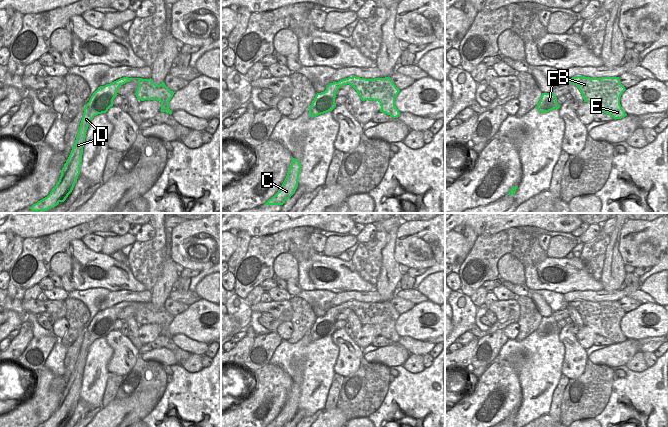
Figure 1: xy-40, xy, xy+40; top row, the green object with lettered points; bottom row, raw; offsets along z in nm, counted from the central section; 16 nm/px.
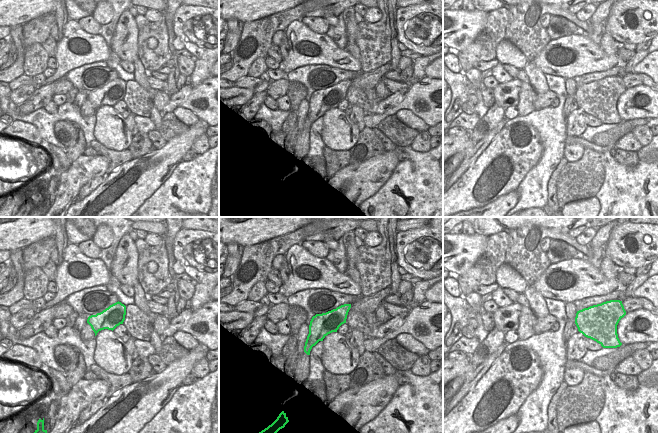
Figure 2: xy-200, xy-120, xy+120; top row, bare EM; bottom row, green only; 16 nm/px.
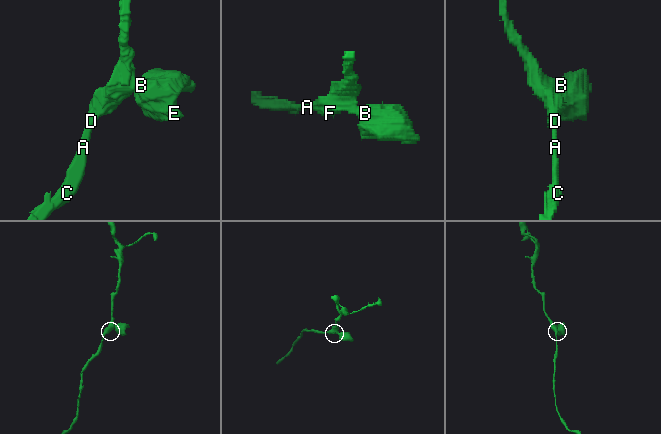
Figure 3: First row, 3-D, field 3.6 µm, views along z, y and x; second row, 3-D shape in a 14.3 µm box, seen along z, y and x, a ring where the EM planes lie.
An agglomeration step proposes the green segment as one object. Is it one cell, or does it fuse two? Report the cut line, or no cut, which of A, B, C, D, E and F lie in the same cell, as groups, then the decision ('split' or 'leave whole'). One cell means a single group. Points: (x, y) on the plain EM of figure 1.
cut none; groups A B C D E F; leave whole

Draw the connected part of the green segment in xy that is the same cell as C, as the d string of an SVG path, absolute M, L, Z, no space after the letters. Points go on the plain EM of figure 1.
M292 381L290 392L281 412L266 427L285 427L295 417L298 411L300 394L300 384Z

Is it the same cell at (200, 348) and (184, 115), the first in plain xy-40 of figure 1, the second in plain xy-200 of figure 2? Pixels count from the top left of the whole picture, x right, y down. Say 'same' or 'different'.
same

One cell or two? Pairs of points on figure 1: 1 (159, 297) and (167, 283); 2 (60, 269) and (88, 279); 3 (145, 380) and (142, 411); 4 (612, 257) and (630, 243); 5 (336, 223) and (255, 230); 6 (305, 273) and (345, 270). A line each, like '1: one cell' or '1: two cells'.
1: one cell
2: two cells
3: two cells
4: two cells
5: one cell
6: one cell

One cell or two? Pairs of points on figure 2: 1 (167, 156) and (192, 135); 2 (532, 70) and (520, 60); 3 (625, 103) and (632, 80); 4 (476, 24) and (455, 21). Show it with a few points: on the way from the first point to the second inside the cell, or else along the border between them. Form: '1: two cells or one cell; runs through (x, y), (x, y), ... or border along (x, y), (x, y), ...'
1: one cell; runs through (173, 151), (186, 139)
2: two cells; border along (528, 62), (523, 68)
3: two cells; border along (642, 83), (626, 89)
4: one cell; runs through (471, 24), (460, 24)

